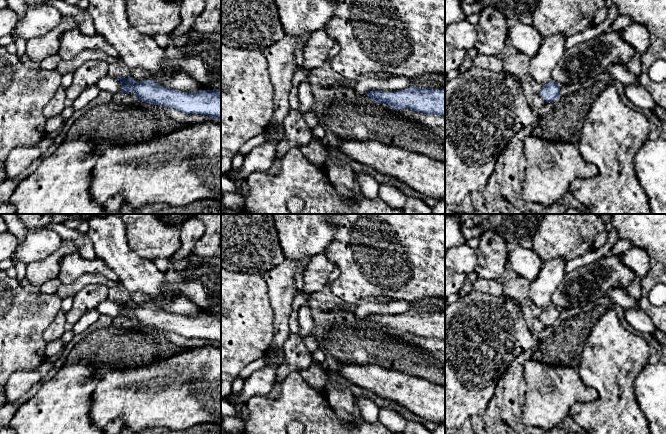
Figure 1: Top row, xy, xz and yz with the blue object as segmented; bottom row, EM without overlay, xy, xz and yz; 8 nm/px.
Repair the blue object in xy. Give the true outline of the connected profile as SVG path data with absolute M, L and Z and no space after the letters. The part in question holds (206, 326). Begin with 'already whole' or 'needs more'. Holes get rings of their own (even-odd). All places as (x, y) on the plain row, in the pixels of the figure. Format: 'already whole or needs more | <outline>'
already whole | M116 302L121 307L122 317L129 318L135 317L134 324L142 324L147 327L161 329L169 332L174 332L178 335L187 338L202 338L210 342L221 344L221 312L213 314L198 314L194 316L184 316L176 313L169 312L164 309L158 308L156 305L147 304L134 304L132 302Z

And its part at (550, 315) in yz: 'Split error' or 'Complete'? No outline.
Complete

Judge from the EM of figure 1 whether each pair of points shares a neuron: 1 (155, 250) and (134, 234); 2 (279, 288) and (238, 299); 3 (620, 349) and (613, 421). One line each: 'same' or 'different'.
1: same
2: different
3: same

